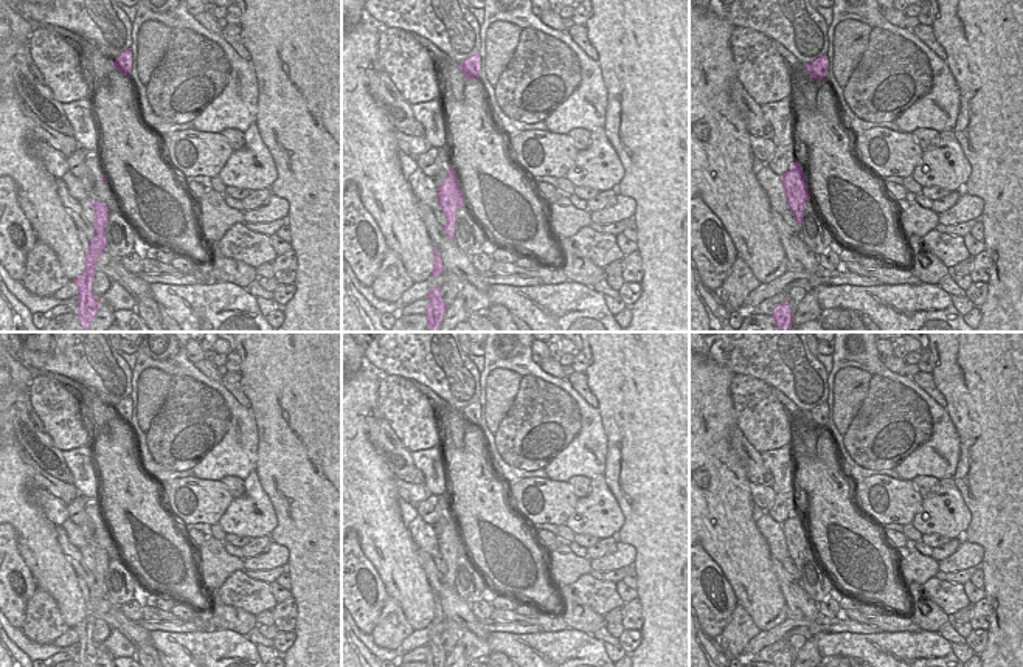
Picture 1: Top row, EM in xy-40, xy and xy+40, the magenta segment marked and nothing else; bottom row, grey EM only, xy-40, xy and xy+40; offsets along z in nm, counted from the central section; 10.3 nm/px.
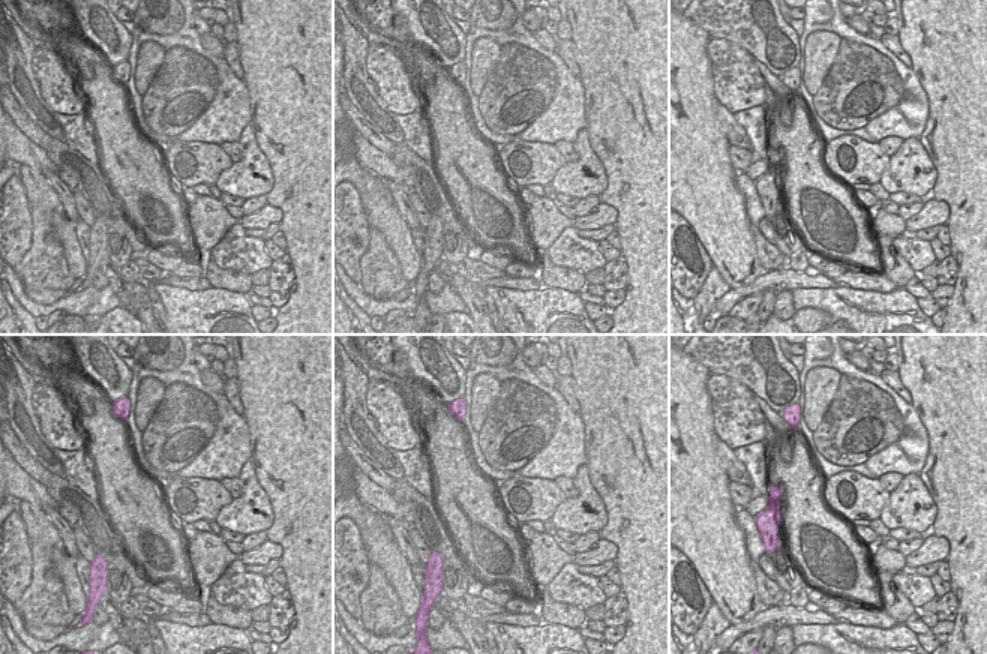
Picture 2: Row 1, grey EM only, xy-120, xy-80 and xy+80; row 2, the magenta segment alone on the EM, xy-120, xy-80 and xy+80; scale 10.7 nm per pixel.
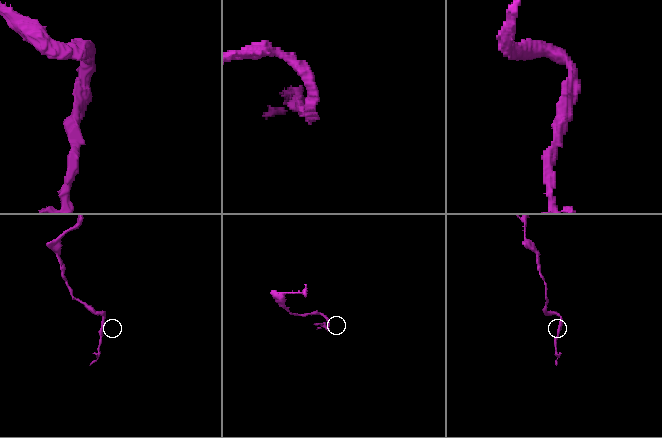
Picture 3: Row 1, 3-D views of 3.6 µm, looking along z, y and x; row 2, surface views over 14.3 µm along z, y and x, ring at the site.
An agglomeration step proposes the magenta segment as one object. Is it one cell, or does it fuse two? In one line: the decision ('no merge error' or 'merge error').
merge error

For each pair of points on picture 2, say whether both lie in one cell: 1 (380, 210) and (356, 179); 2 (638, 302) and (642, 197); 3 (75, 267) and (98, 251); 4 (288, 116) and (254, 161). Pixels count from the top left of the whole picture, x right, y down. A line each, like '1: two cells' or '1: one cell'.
1: one cell
2: one cell
3: two cells
4: two cells

